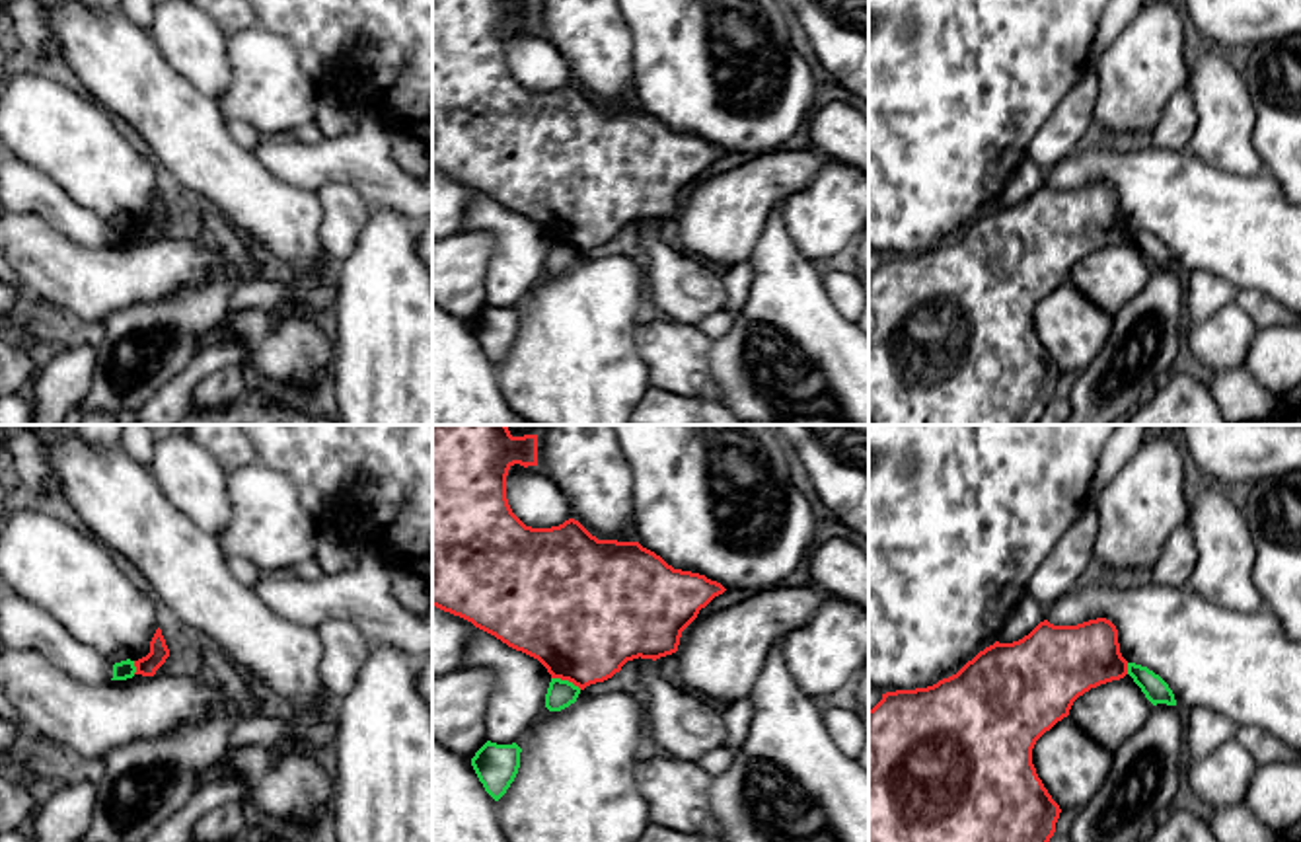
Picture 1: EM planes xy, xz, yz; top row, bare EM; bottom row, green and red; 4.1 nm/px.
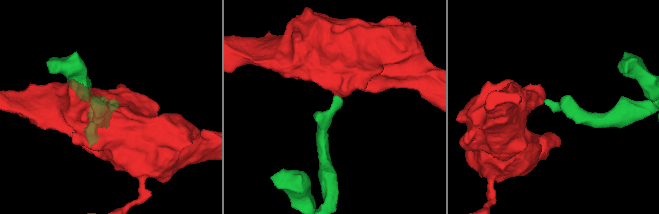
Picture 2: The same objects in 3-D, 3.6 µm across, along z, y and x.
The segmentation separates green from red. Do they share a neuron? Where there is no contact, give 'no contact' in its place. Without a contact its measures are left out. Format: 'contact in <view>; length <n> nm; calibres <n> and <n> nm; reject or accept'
contact in xz; length 140 nm; calibres 110 and 480 nm; reject

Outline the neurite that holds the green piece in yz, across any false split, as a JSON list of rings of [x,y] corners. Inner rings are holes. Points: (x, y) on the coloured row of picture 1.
[[[1128,663],[1128,674],[1134,678],[1134,682],[1141,688],[1141,692],[1153,706],[1176,706],[1174,694],[1169,684],[1147,667]]]

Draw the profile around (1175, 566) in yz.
[[[1180,524],[1161,548],[1151,581],[1169,587],[1186,587],[1196,567],[1196,542],[1186,524]]]

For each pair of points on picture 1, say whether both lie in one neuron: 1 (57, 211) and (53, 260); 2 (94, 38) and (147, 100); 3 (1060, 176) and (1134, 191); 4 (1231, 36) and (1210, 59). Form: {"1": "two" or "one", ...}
{"1": "two", "2": "one", "3": "one", "4": "two"}

